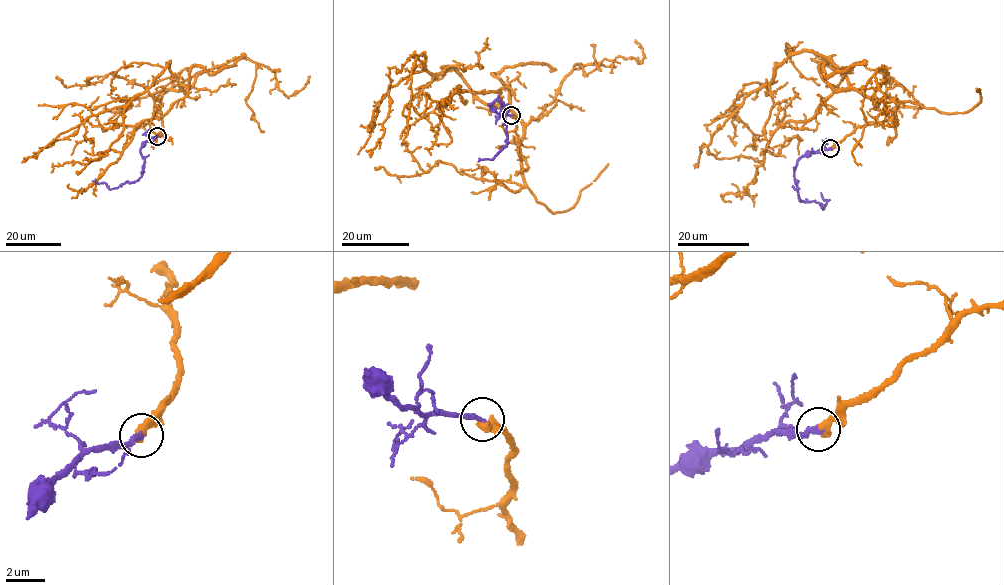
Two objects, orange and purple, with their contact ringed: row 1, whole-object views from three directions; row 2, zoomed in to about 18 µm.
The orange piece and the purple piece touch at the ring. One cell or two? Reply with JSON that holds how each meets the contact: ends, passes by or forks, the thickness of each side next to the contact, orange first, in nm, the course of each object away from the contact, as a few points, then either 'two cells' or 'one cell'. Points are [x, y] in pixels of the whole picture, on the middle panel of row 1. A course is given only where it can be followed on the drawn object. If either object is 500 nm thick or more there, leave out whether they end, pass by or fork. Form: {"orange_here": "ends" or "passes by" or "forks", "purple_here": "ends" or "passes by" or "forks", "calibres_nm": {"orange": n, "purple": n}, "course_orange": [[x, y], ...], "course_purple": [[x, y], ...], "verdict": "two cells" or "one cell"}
{"orange_here": "ends", "purple_here": "ends", "calibres_nm": {"orange": 460, "purple": 280}, "course_orange": [[511, 115], [523, 158], [523, 121], [490, 107], [450, 67], [430, 75], [421, 54], [407, 145]], "course_purple": [[511, 115], [494, 112], [490, 104], [497, 99], [508, 106], [505, 146], [492, 159], [477, 161]], "verdict": "one cell"}

